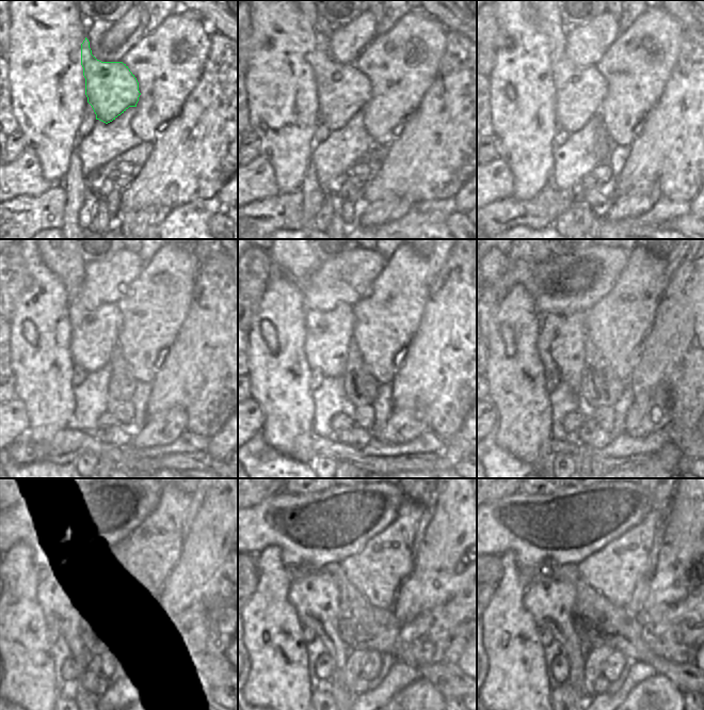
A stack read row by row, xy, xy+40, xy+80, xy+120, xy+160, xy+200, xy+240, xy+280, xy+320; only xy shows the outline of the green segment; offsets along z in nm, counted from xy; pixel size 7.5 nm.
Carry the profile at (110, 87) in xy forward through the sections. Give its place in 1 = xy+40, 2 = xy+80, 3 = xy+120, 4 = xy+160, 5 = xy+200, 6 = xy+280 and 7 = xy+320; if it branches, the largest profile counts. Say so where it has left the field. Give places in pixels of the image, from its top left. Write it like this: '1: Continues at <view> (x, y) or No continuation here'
1: Continues at xy+40 (344, 91)
2: Continues at xy+80 (580, 90)
3: Continues at xy+120 (94, 335)
4: Continues at xy+160 (329, 334)
5: Continues at xy+200 (561, 343)
6: Continues at xy+280 (316, 598)
7: Continues at xy+320 (552, 604)

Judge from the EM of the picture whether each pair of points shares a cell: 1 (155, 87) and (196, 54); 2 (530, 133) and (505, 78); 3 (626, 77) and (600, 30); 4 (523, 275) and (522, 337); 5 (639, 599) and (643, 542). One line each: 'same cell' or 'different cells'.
1: same cell
2: same cell
3: different cells
4: different cells
5: different cells

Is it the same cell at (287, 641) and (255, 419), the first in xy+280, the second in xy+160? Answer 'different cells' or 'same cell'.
different cells

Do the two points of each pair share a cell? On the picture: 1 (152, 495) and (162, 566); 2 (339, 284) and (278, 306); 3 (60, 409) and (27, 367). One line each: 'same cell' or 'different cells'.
1: different cells
2: different cells
3: same cell

